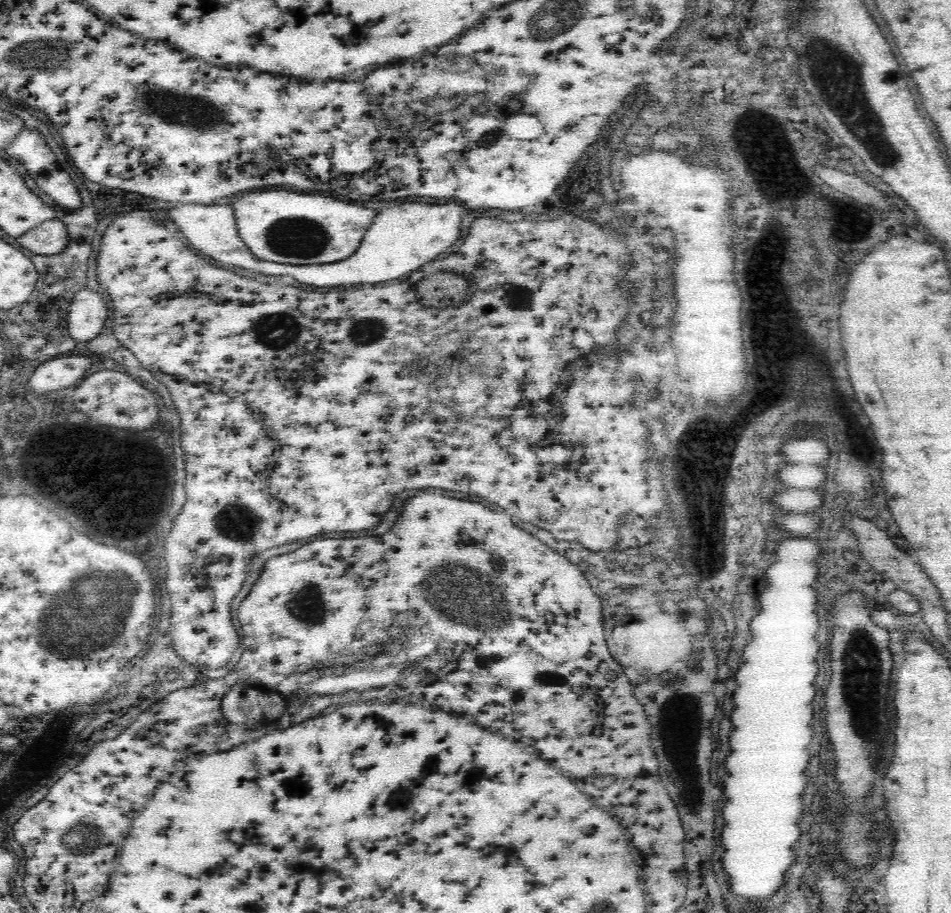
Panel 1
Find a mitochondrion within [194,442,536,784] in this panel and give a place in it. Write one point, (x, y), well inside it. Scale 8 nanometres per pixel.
(480, 588)

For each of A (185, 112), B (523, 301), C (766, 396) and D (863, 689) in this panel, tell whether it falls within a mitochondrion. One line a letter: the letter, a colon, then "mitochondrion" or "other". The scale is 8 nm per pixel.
A: mitochondrion
B: mitochondrion
C: other
D: mitochondrion

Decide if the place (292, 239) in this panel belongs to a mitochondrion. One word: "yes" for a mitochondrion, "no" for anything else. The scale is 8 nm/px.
yes

